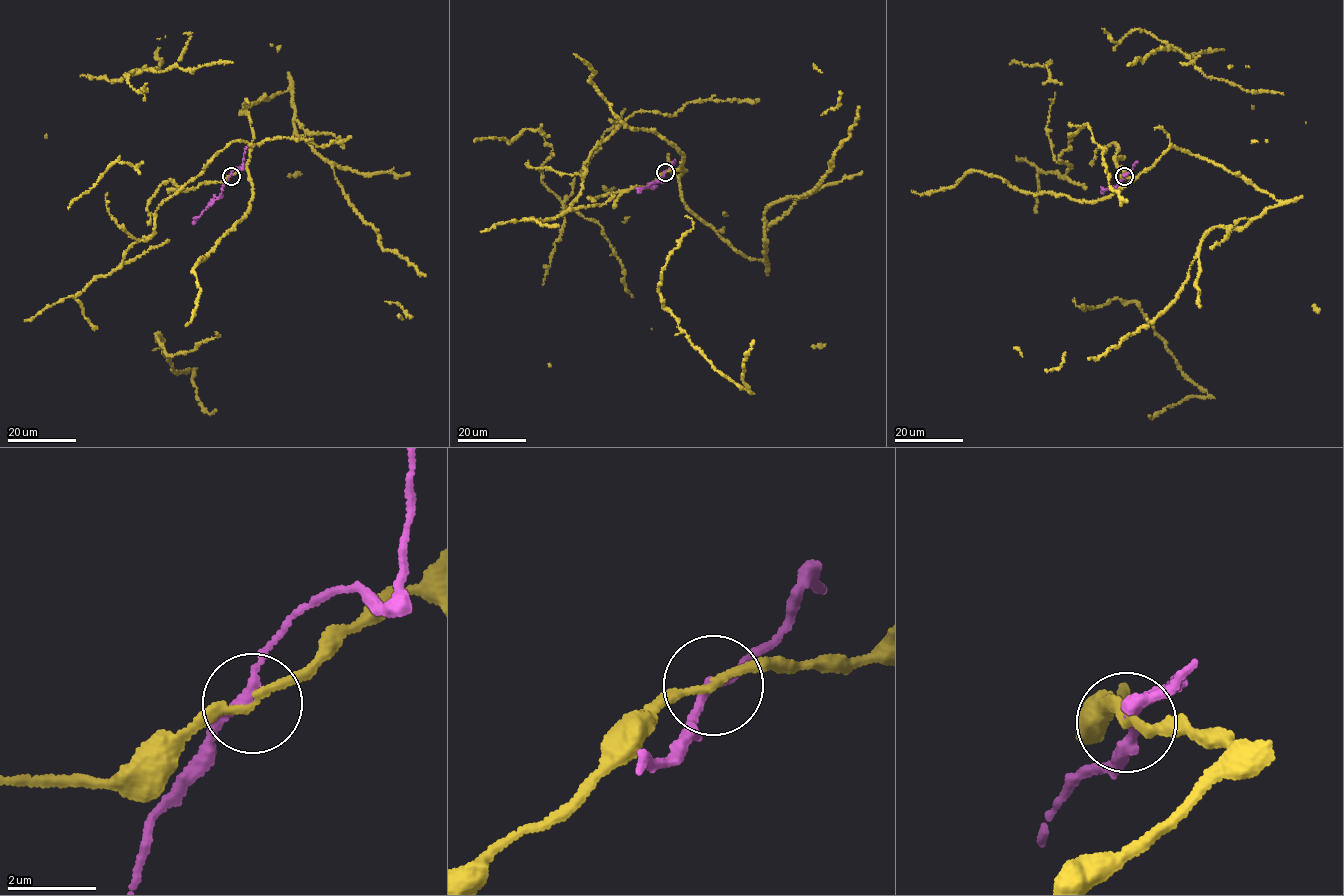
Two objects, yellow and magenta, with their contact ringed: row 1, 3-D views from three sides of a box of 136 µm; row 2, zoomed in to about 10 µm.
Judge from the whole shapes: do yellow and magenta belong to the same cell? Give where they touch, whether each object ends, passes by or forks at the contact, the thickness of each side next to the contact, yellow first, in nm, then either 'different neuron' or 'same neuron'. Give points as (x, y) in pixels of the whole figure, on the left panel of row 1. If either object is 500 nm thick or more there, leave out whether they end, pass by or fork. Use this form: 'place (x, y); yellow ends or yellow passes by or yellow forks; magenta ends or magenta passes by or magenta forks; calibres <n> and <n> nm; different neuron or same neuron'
place (231, 176); yellow passes by; magenta passes by; calibres 170 and 180 nm; different neuron

